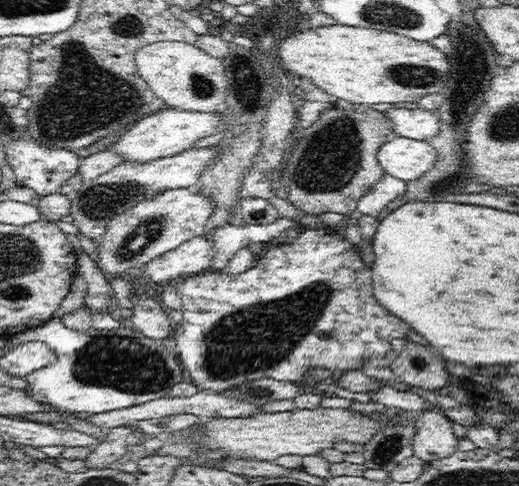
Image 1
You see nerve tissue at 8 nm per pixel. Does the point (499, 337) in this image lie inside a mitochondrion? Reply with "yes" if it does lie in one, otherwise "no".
no

